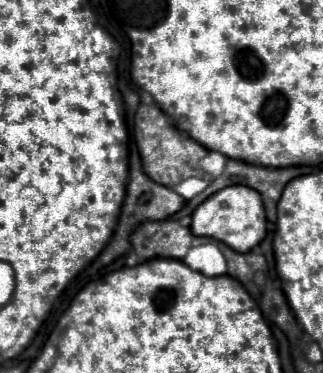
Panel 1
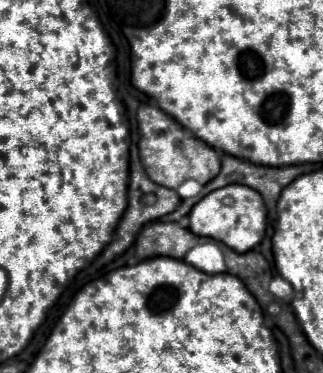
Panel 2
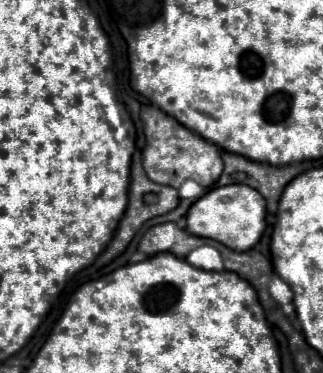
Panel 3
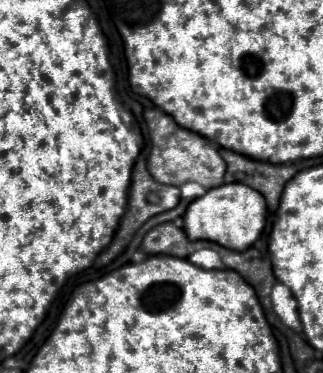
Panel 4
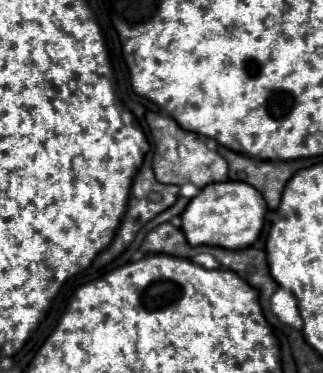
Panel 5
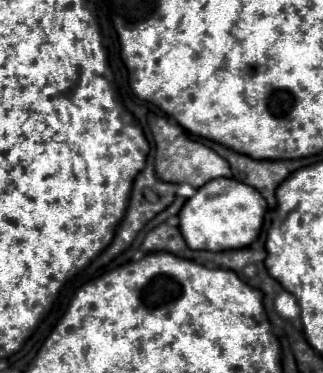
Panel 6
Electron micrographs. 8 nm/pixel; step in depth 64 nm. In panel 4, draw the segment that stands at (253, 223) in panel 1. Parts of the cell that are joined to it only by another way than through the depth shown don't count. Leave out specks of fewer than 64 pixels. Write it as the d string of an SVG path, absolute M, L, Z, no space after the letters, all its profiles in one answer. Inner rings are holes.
M232 182L210 188L204 196L190 202L184 214L184 232L190 240L208 240L230 250L246 250L258 240L264 222L266 222L264 196L260 196L260 192L242 182Z

